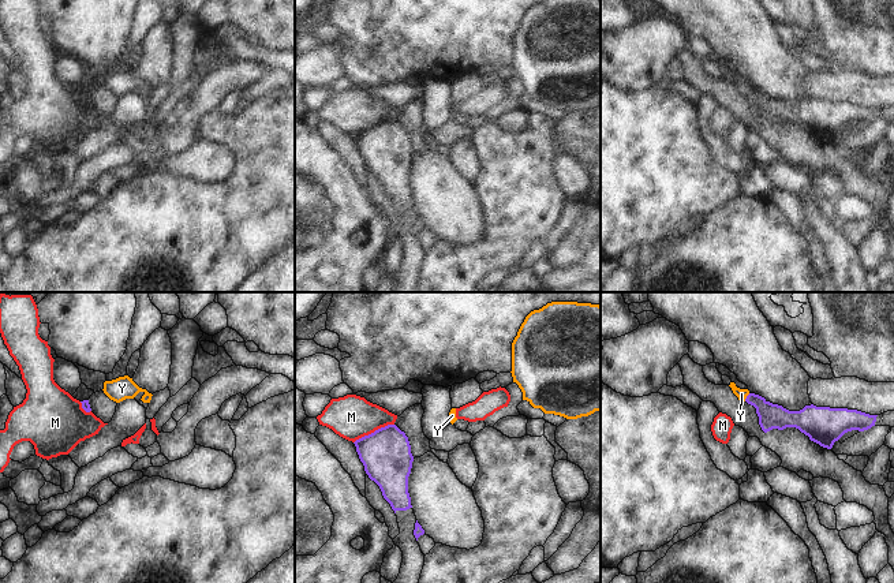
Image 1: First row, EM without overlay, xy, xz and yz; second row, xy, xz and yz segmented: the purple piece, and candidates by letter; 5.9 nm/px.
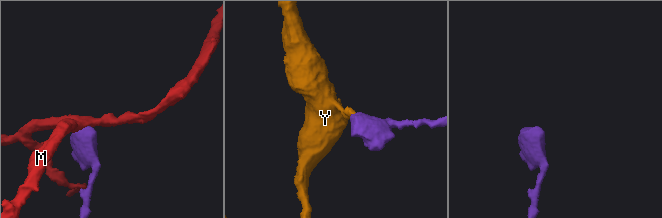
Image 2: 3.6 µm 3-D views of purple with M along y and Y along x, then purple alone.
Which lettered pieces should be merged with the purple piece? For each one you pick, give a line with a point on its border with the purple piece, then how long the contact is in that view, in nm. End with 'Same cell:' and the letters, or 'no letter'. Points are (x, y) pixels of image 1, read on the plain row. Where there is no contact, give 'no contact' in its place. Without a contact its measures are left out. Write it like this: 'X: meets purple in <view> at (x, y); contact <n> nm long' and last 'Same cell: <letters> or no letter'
Y: meets purple in yz at (747, 92); contact 60 nm long
Same cell: Y

